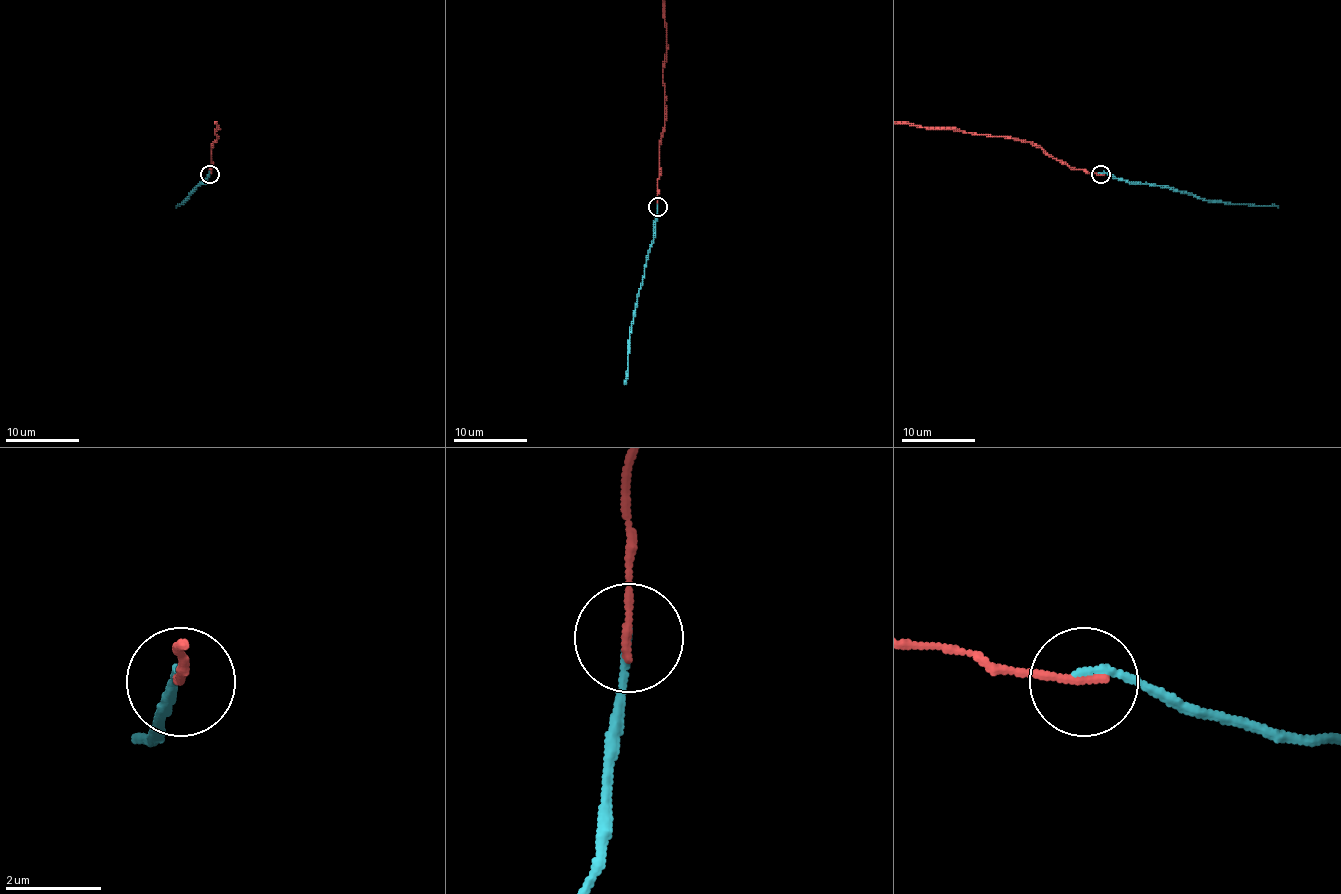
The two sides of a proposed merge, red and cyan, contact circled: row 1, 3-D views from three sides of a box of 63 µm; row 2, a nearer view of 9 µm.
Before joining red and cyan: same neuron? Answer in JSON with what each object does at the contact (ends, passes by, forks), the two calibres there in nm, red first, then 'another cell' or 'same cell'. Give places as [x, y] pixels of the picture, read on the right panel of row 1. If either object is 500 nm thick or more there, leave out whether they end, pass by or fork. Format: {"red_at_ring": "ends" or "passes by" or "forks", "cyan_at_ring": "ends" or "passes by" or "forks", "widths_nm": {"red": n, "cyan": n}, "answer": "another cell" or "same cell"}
{"red_at_ring": "ends", "cyan_at_ring": "ends", "widths_nm": {"red": 170, "cyan": 150}, "answer": "another cell"}

